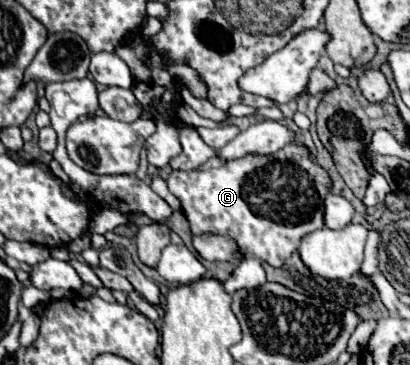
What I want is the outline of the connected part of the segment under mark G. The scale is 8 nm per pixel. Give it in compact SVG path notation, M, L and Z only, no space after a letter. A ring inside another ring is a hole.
M288 144L270 156L244 156L232 160L220 168L196 170L196 172L172 172L168 176L168 188L182 202L182 212L190 222L192 234L216 232L226 234L238 242L246 256L266 260L270 266L280 266L300 246L300 238L320 230L324 226L324 196L330 190L330 176L324 168L308 158L308 150L296 144Z

